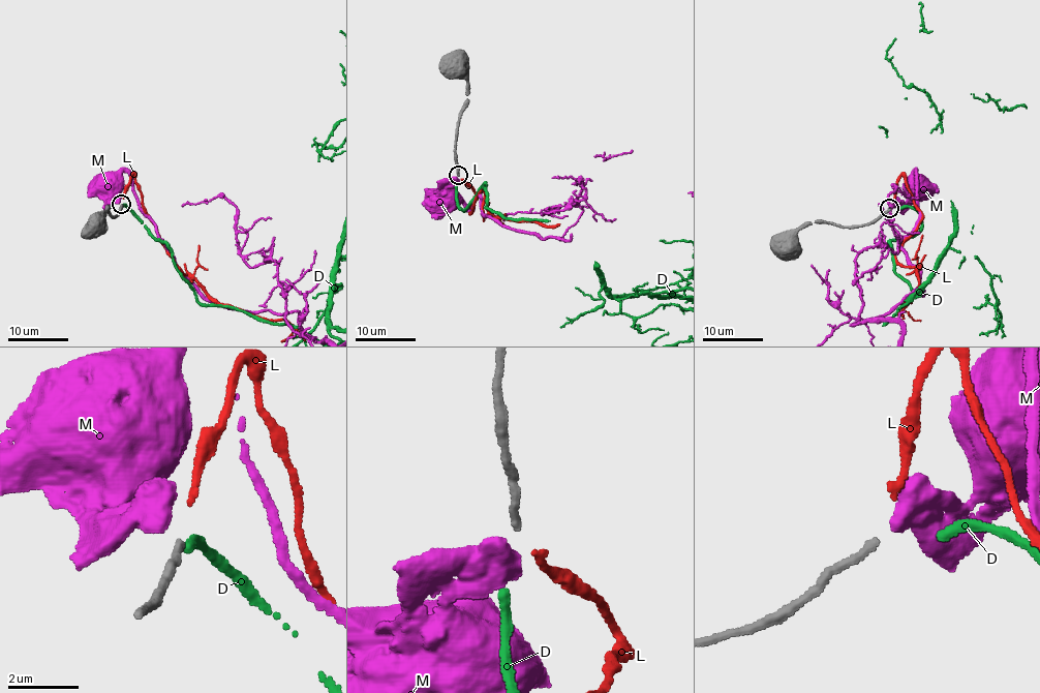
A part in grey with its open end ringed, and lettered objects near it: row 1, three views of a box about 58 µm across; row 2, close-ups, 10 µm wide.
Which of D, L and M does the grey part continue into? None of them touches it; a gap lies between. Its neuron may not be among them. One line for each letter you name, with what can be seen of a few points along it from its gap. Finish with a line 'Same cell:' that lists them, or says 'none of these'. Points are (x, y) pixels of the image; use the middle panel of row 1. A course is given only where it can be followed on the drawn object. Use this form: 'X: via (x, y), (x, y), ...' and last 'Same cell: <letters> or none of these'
L: via (460, 178), (475, 194), (468, 204), (469, 212), (483, 188), (485, 215), (564, 224), (544, 235)
Same cell: L

